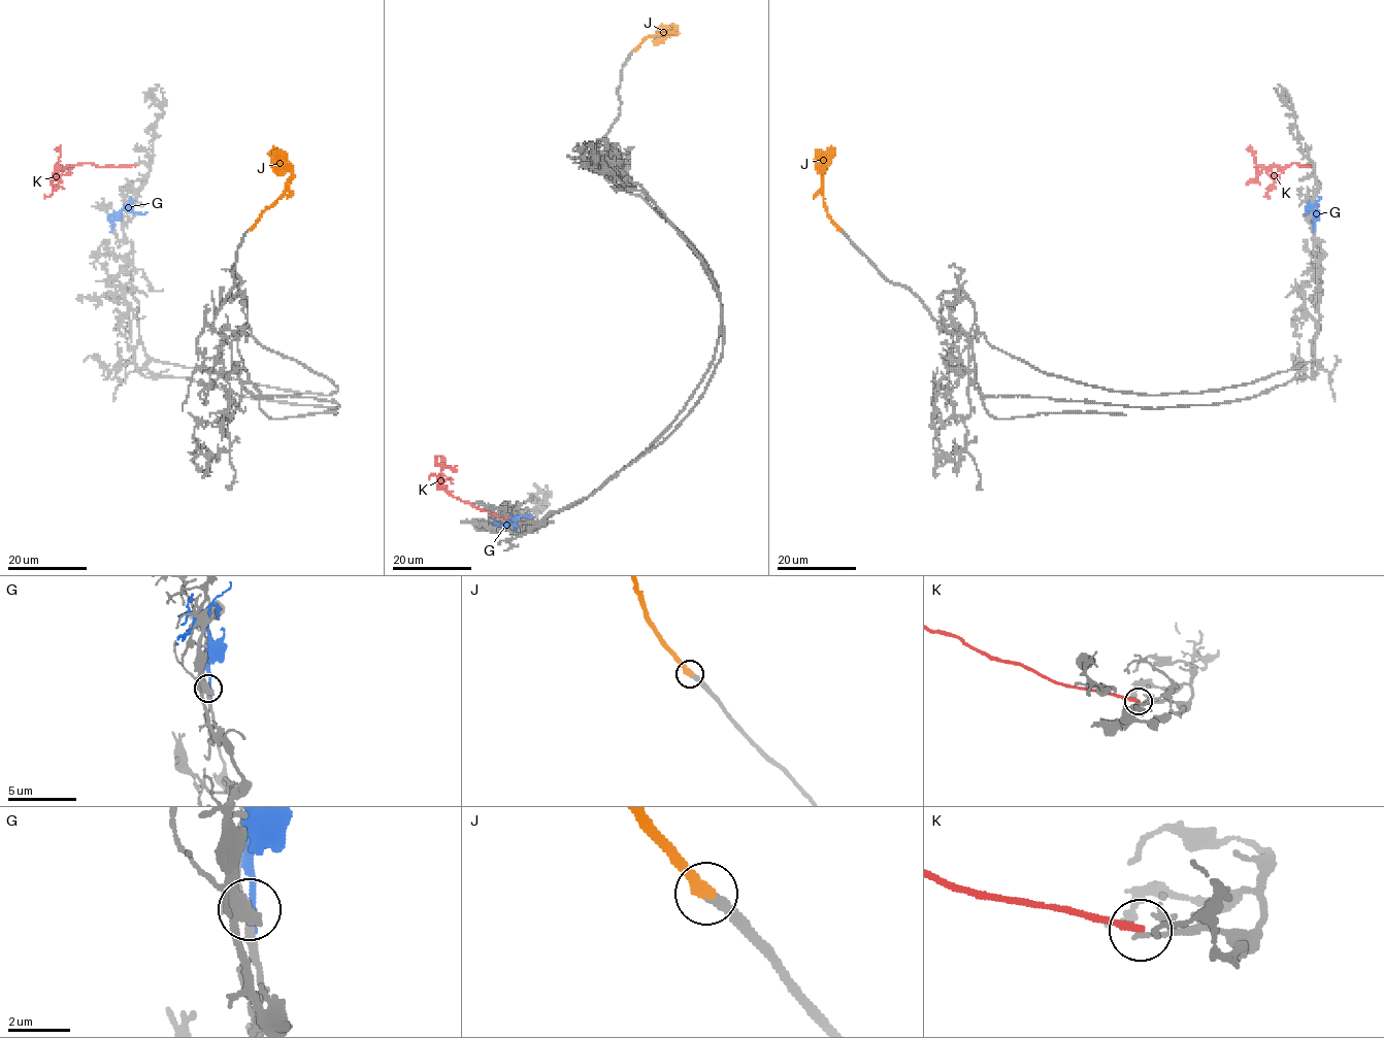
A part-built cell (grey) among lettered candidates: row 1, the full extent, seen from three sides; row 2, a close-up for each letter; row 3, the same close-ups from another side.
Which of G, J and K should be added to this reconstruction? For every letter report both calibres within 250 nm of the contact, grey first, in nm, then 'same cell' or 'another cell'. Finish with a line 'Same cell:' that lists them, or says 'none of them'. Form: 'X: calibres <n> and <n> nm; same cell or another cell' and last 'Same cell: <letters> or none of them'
G: calibres 170 and 280 nm; another cell
J: calibres 320 and 440 nm; same cell
K: calibres 150 and 240 nm; another cell
Same cell: J

